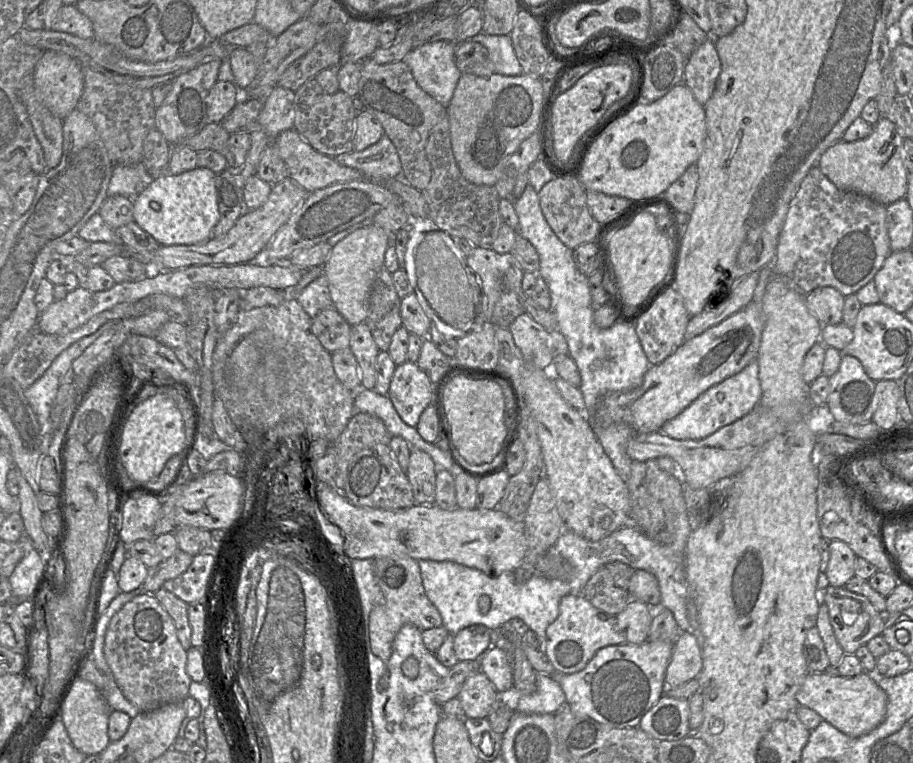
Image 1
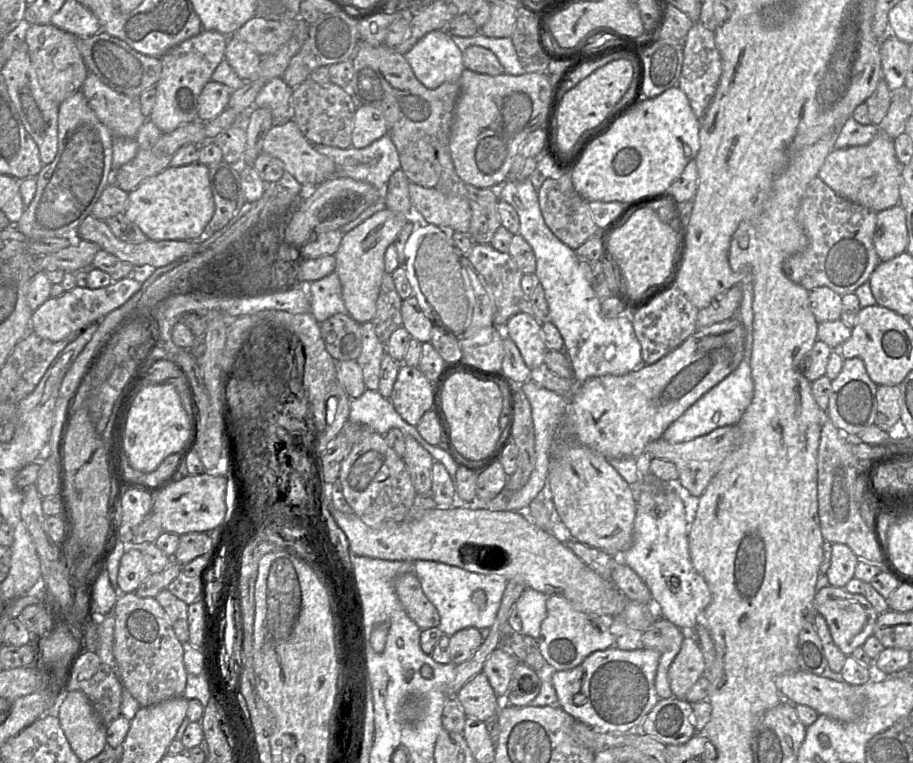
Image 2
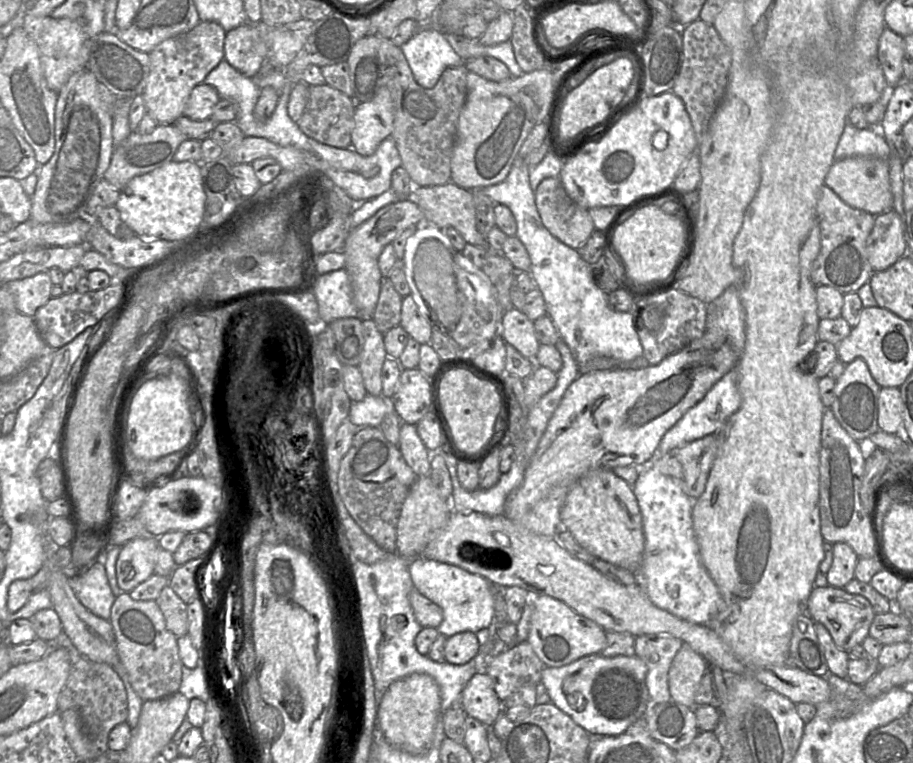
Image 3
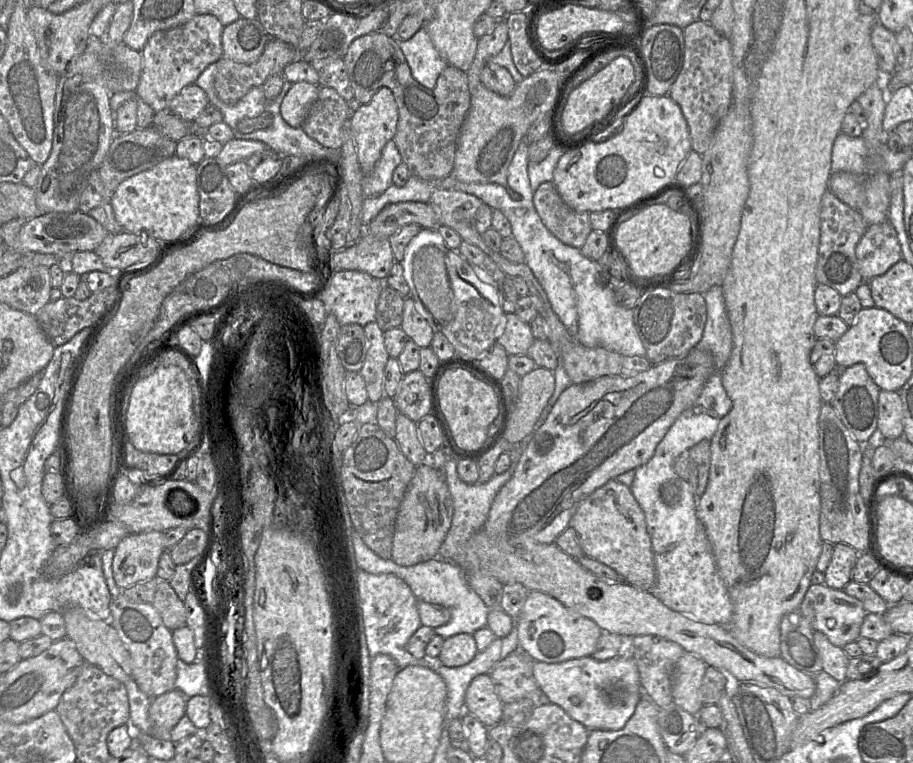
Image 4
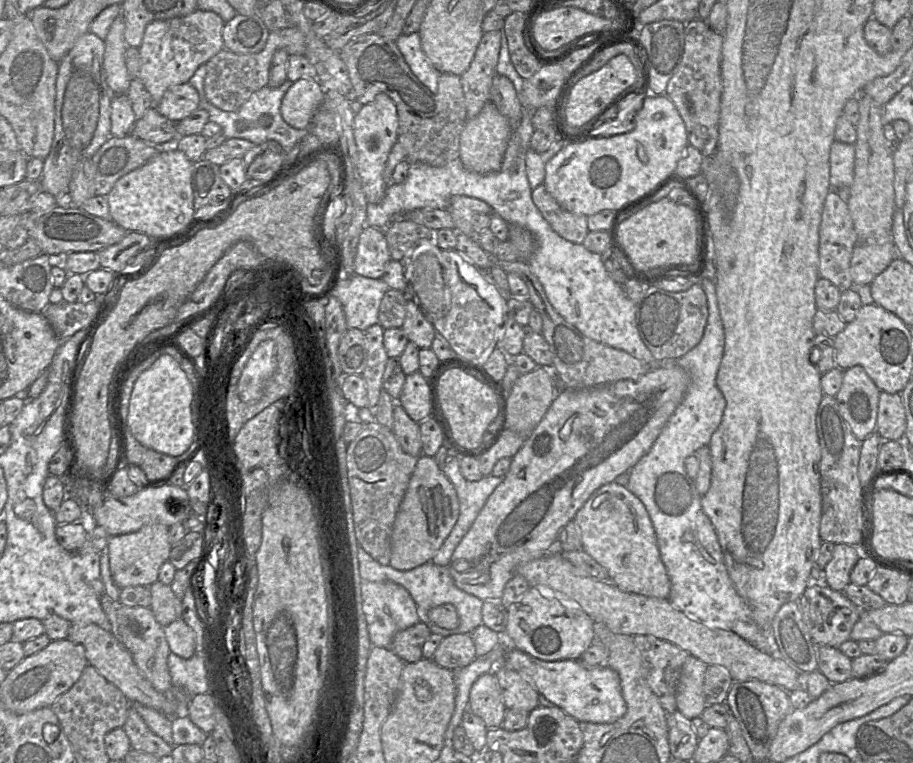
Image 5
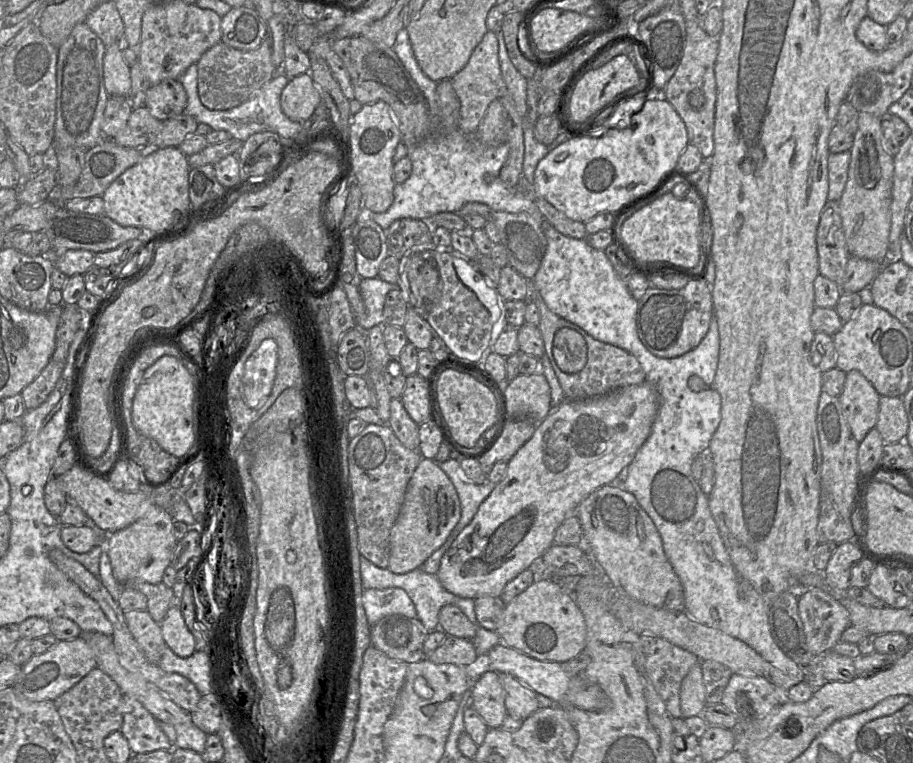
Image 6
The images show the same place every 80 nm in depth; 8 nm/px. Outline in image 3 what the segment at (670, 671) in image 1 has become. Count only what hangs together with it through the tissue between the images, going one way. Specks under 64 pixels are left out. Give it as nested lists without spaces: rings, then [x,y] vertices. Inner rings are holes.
[[[683,643],[668,672],[671,700],[695,708],[695,693],[708,669],[709,664],[704,657],[696,653],[687,643]]]

